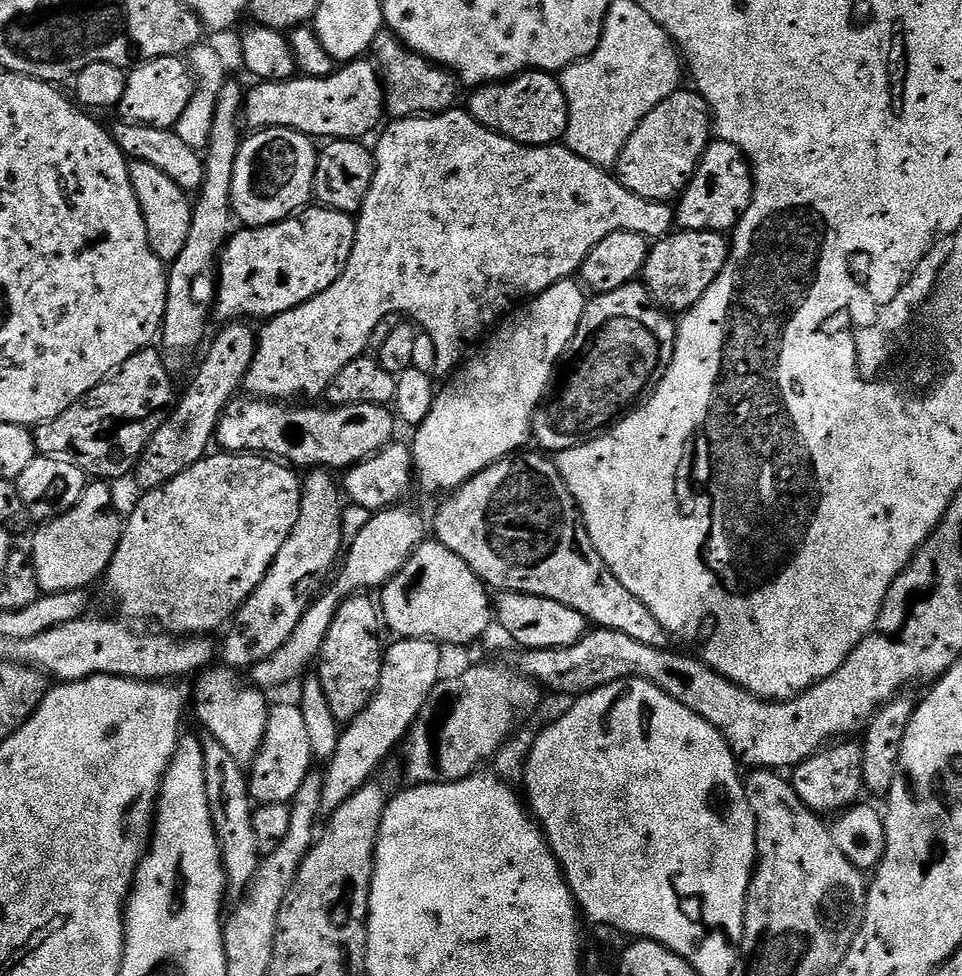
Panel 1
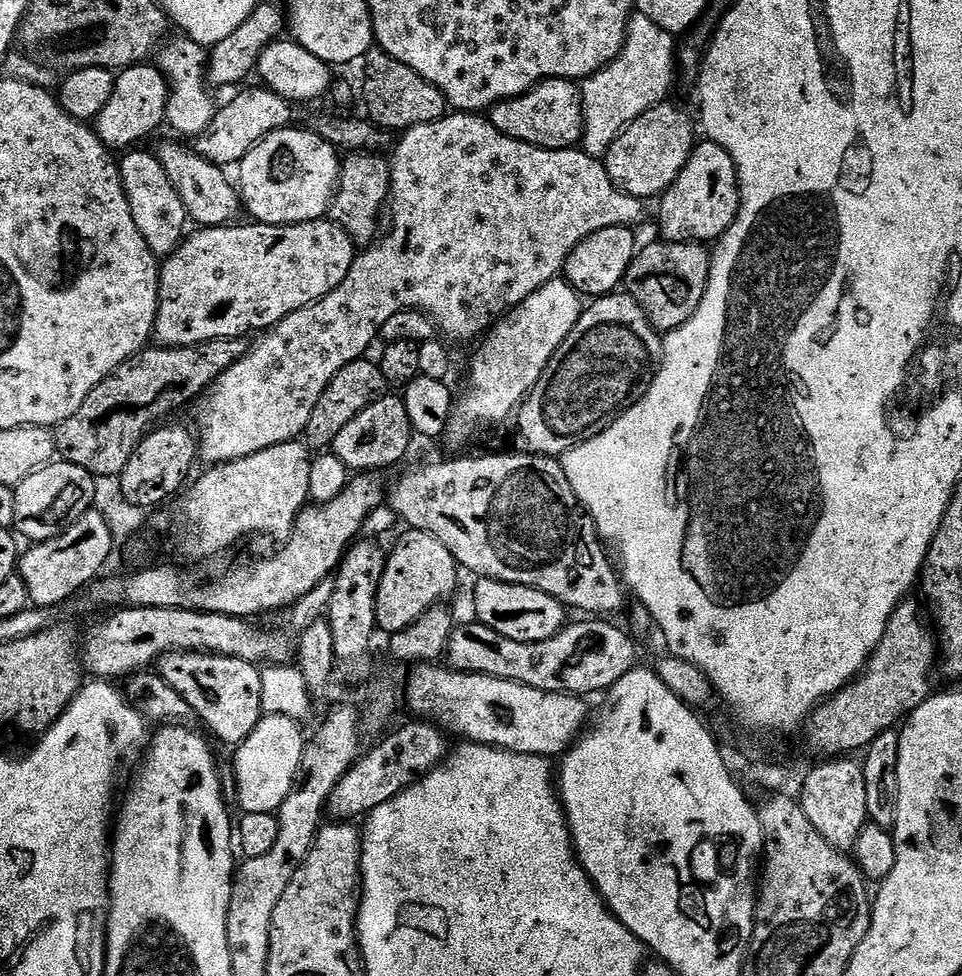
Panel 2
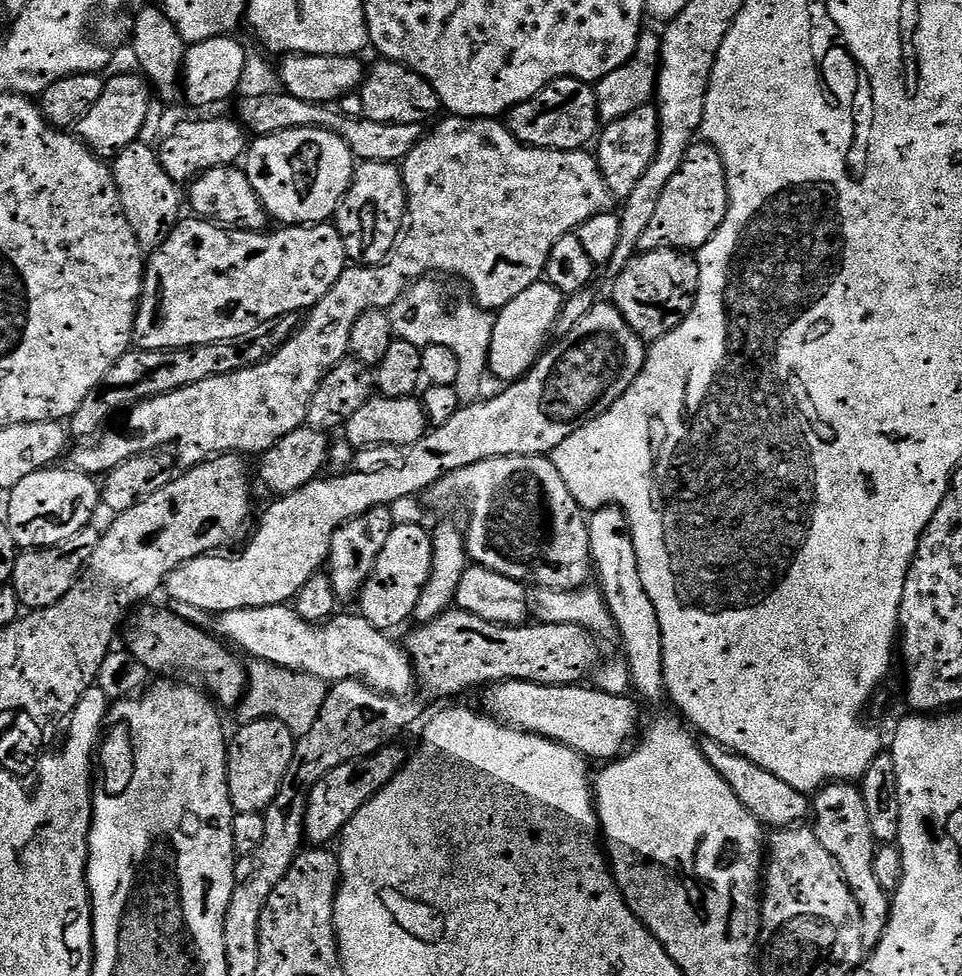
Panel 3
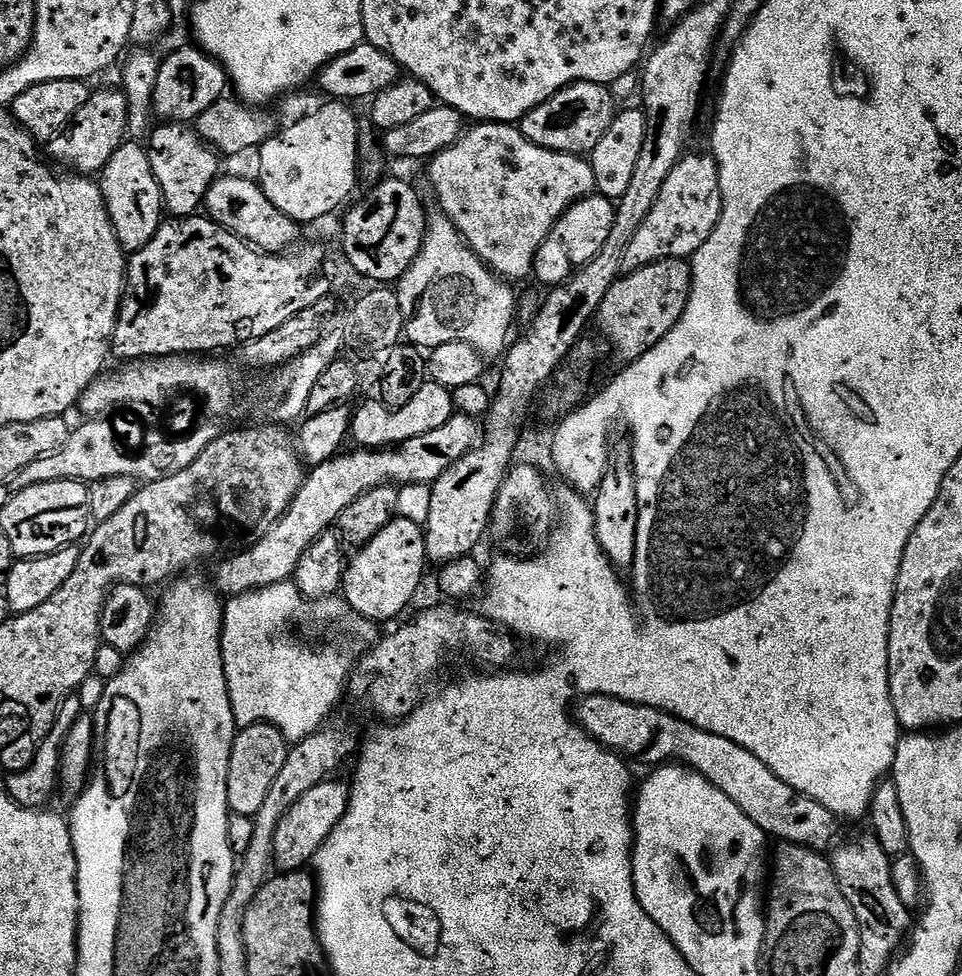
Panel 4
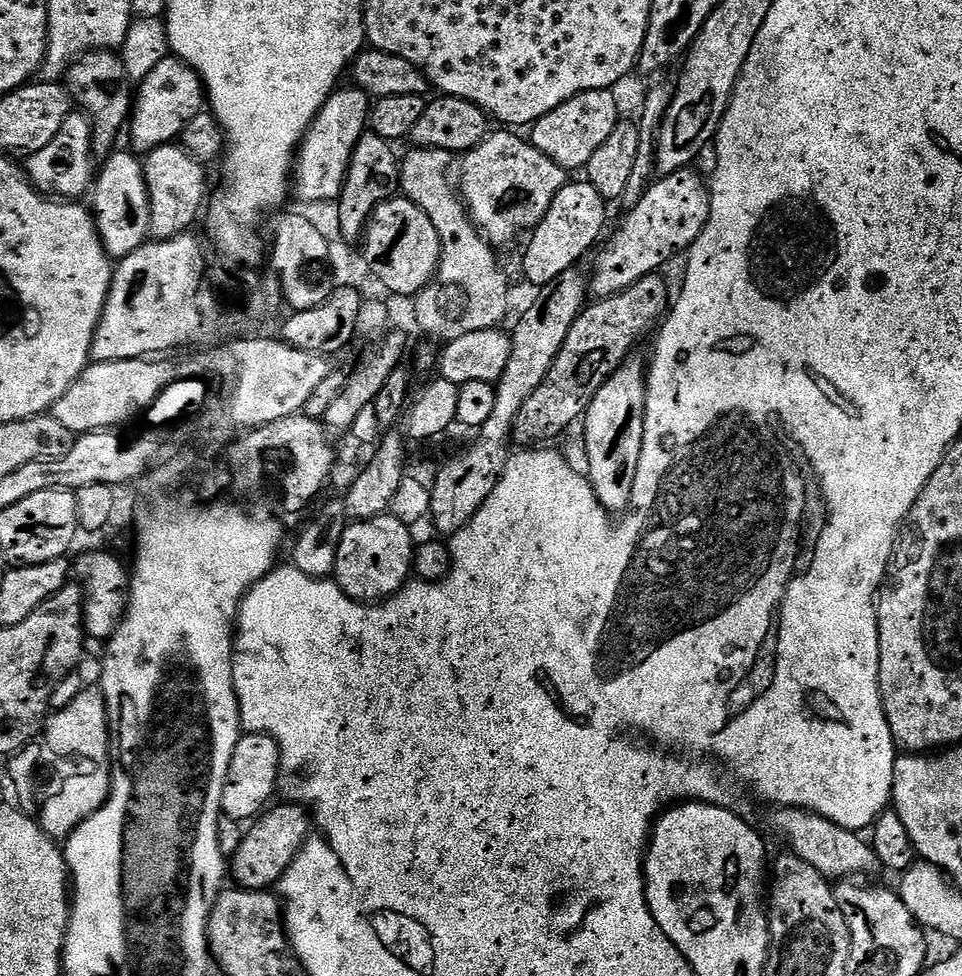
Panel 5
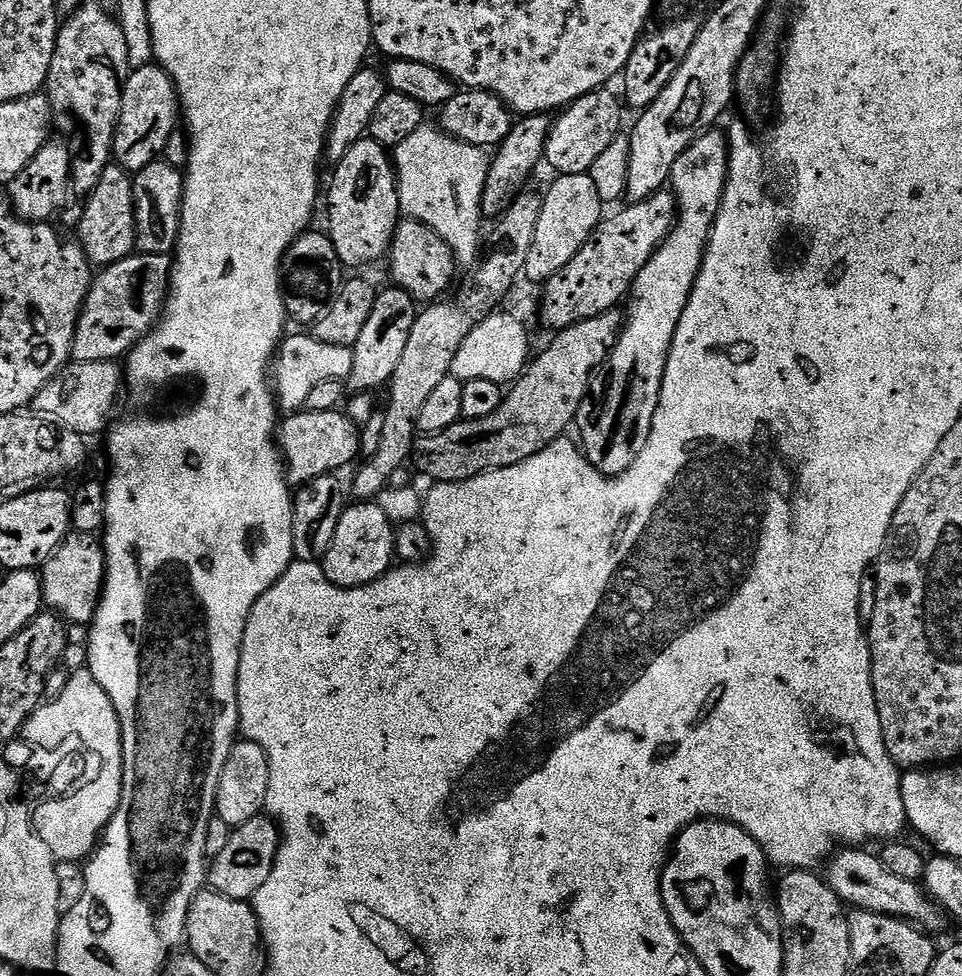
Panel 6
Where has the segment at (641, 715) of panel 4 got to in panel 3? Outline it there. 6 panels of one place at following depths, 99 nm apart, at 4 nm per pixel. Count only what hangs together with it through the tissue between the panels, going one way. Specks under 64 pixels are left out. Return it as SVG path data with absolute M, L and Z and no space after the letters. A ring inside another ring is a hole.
M503 680L501 684L489 684L483 689L483 707L495 720L509 728L518 728L562 746L570 746L570 750L589 761L619 760L641 731L640 708L631 700L631 695L619 696L595 686L584 687L588 686L583 683L531 684L521 680ZM710 738L701 739L699 746L704 751L704 756L710 762L710 766L714 766L714 770L718 770L718 774L722 774L726 786L730 786L730 790L734 790L734 794L738 794L738 802L742 802L742 806L746 806L746 810L750 810L750 814L754 814L754 818L765 829L775 830L800 826L807 821L804 819L809 819L809 797L803 792L794 790L794 786L790 786L790 782L782 782L782 778L762 770L754 762L750 762L750 758L726 750Z

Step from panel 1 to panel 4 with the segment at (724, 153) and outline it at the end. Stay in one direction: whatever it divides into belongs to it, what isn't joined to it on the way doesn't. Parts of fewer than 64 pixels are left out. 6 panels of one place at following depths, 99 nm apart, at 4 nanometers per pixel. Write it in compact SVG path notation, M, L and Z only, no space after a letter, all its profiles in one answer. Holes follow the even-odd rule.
M685 154L670 170L670 178L662 185L662 194L654 202L654 210L646 214L646 222L634 234L630 250L626 250L624 272L650 266L659 260L688 260L714 234L722 214L722 190L716 157L711 154L692 156Z

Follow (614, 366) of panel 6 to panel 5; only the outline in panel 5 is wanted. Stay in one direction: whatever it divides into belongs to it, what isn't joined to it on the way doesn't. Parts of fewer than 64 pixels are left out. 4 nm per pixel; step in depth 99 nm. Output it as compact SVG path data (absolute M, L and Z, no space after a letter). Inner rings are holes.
M633 354L624 365L610 377L594 394L587 412L582 417L584 424L584 452L588 455L586 475L601 506L610 514L629 511L634 494L634 478L638 474L638 462L642 458L644 441L644 411L648 401L646 364Z

